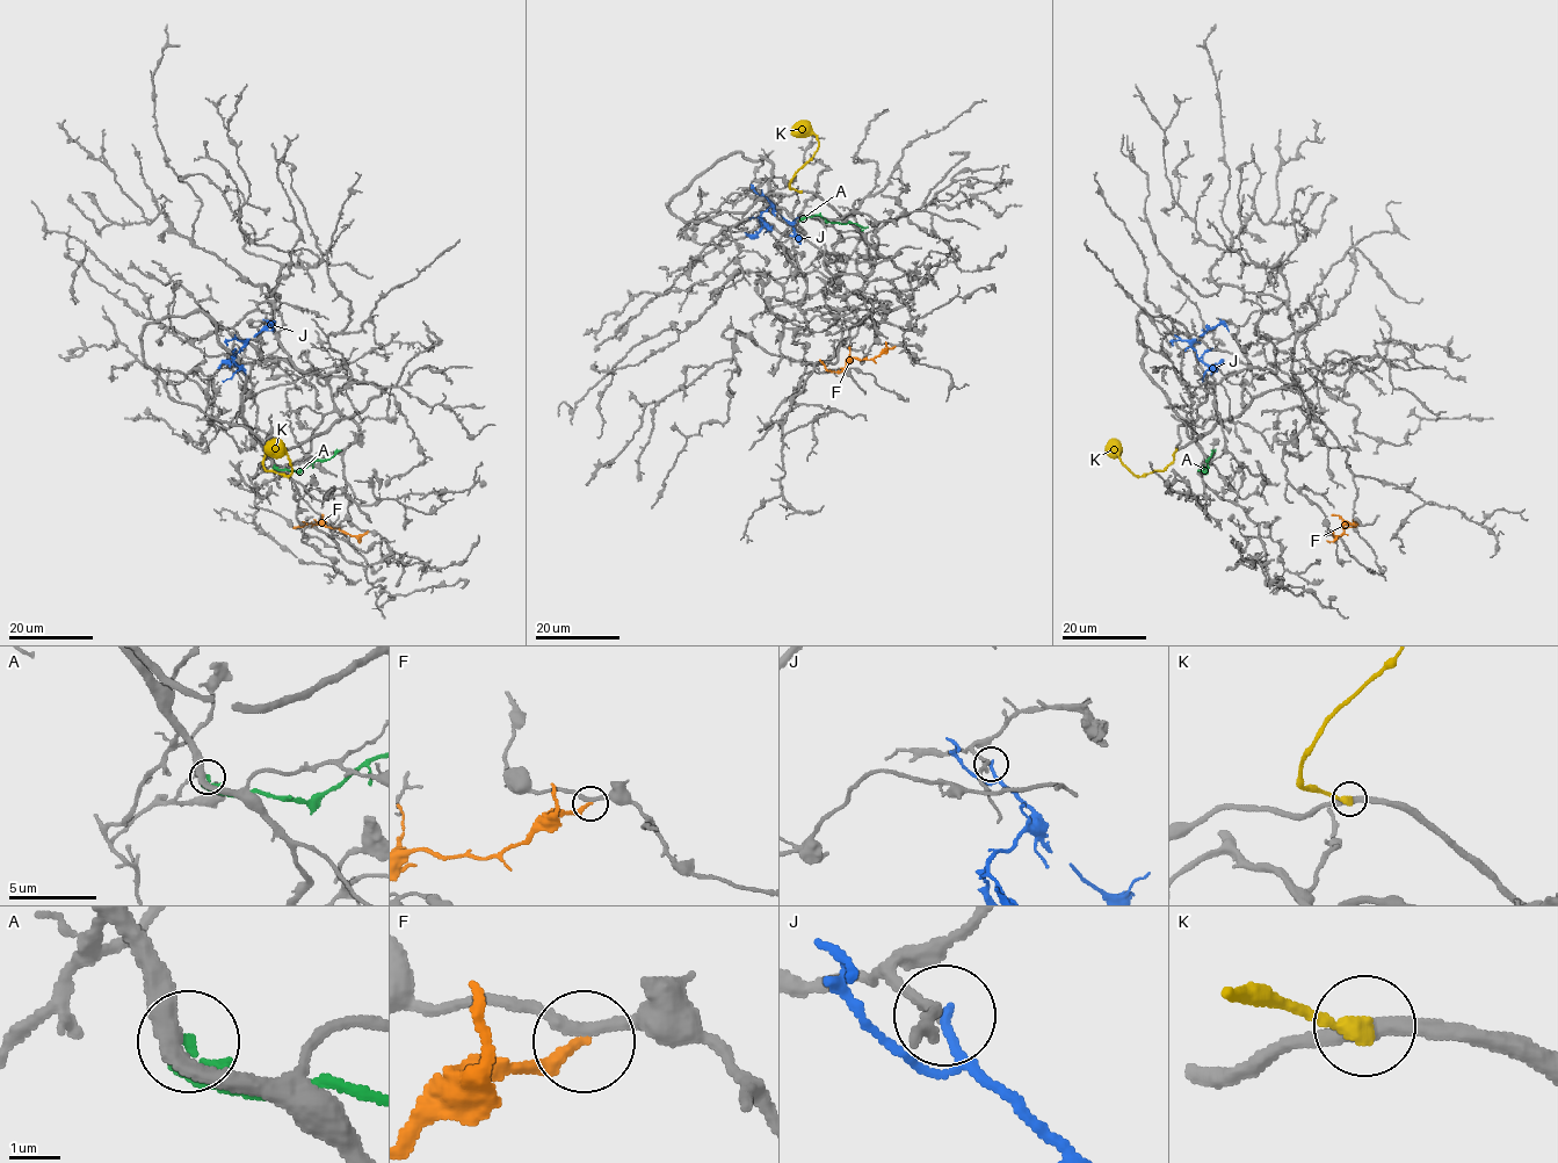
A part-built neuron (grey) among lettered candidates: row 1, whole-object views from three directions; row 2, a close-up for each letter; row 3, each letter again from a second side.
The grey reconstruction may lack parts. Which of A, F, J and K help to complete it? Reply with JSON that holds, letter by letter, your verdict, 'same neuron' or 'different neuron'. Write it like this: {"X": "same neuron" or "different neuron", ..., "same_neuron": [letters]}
{"A": "different neuron", "F": "different neuron", "J": "different neuron", "K": "different neuron", "same_neuron": []}

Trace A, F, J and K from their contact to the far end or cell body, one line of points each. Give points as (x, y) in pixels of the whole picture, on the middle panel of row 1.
A: (801, 217), (819, 216), (856, 223), (863, 230)
F: (895, 347), (870, 359), (853, 358), (840, 371), (828, 370), (819, 359)
J: (761, 190), (770, 202), (760, 216), (765, 225), (755, 235), (745, 232)
K: (802, 192), (790, 188), (790, 181), (813, 156), (818, 139), (803, 124), (794, 127)

